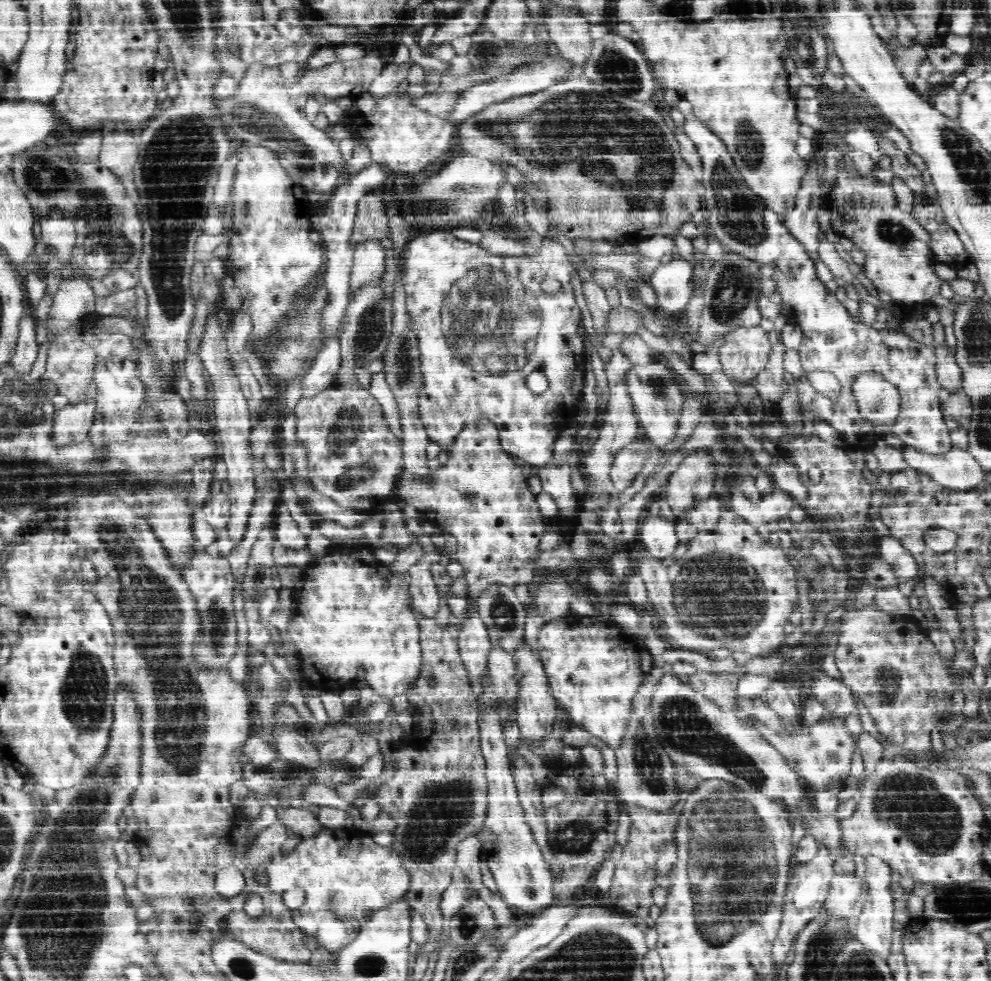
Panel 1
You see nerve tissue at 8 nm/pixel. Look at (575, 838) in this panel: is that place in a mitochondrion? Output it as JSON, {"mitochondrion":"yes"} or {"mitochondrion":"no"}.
{"mitochondrion":"yes"}

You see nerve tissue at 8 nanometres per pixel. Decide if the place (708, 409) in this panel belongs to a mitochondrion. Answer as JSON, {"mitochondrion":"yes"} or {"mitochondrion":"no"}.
{"mitochondrion":"no"}

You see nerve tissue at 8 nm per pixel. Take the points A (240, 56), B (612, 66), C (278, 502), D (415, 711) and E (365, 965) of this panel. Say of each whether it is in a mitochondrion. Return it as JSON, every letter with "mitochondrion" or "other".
{"A":"other","B":"mitochondrion","C":"other","D":"other","E":"mitochondrion"}

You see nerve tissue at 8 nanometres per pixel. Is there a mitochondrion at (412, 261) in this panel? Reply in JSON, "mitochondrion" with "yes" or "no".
{"mitochondrion":"no"}

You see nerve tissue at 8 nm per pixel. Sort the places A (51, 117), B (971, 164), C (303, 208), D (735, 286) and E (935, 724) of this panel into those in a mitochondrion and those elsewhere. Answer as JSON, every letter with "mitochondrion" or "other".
{"A":"other","B":"mitochondrion","C":"other","D":"mitochondrion","E":"other"}

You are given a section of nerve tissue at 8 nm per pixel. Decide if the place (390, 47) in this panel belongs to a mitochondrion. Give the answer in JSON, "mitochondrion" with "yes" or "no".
{"mitochondrion":"no"}

